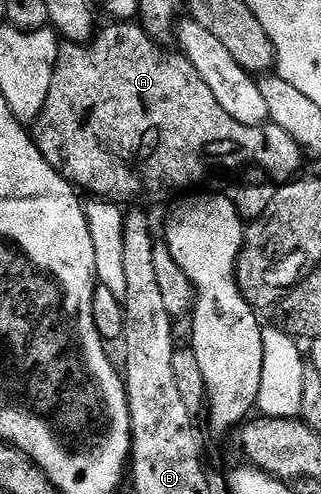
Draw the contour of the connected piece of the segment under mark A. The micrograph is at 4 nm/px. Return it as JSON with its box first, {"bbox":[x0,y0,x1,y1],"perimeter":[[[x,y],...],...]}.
{"bbox":[35,21,303,205],"perimeter":[[[113,21],[110,24],[106,31],[104,28],[90,43],[65,41],[57,49],[57,63],[53,66],[51,89],[47,93],[47,101],[45,107],[41,110],[39,120],[41,136],[38,134],[35,142],[40,147],[45,160],[63,178],[72,181],[82,192],[90,191],[90,196],[118,205],[125,205],[128,199],[133,199],[137,195],[135,188],[125,187],[125,175],[129,174],[137,175],[138,181],[149,191],[159,190],[164,183],[173,191],[181,191],[184,187],[193,187],[196,183],[204,181],[205,174],[212,167],[226,167],[229,171],[235,170],[236,167],[256,169],[258,172],[264,172],[265,175],[278,184],[286,184],[290,180],[298,178],[299,172],[297,170],[301,167],[301,159],[303,160],[303,148],[296,139],[291,137],[291,133],[287,133],[287,129],[276,127],[274,123],[268,121],[262,123],[259,127],[243,125],[239,121],[235,121],[235,117],[231,117],[231,113],[225,112],[223,105],[219,105],[219,101],[215,101],[211,89],[207,89],[207,85],[203,82],[203,77],[199,77],[199,73],[195,73],[195,65],[191,65],[191,61],[185,58],[184,55],[180,53],[172,55],[171,52],[164,51],[161,48],[162,44],[145,32],[145,28],[141,26],[140,22]]]}

